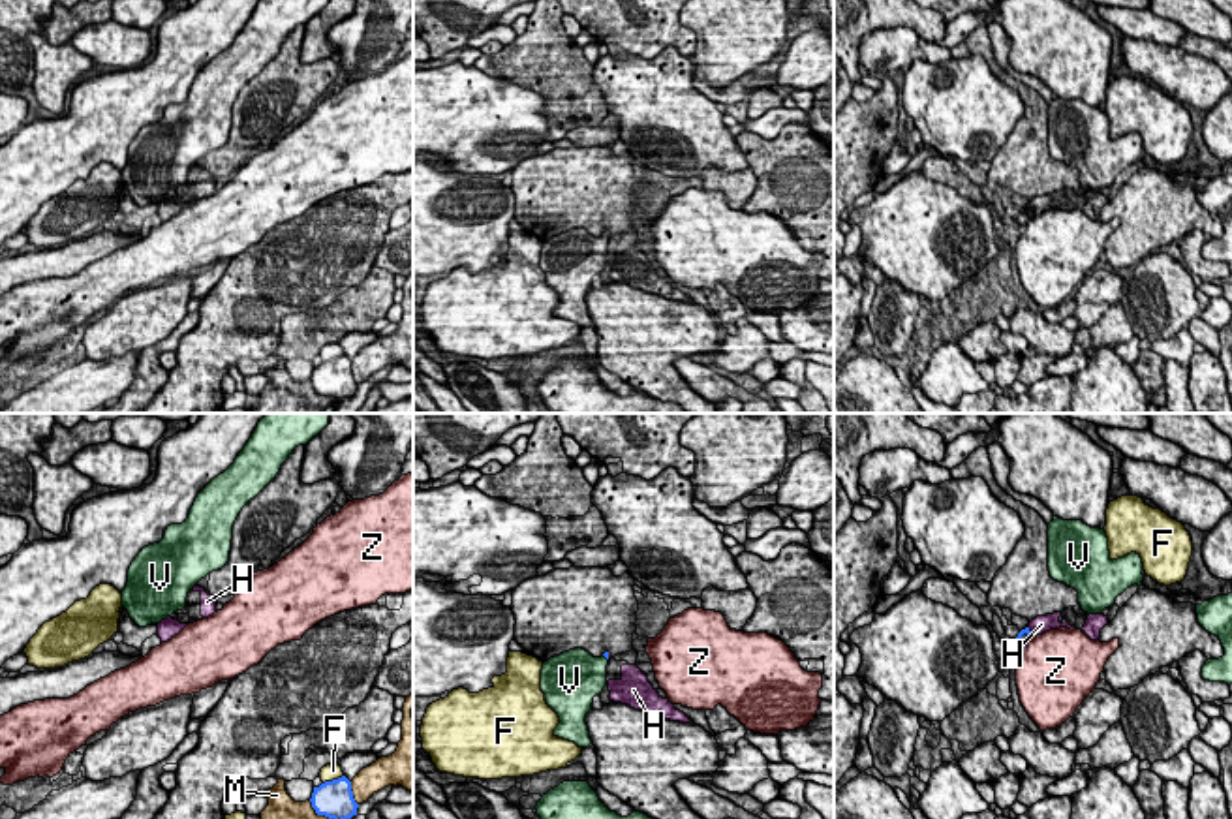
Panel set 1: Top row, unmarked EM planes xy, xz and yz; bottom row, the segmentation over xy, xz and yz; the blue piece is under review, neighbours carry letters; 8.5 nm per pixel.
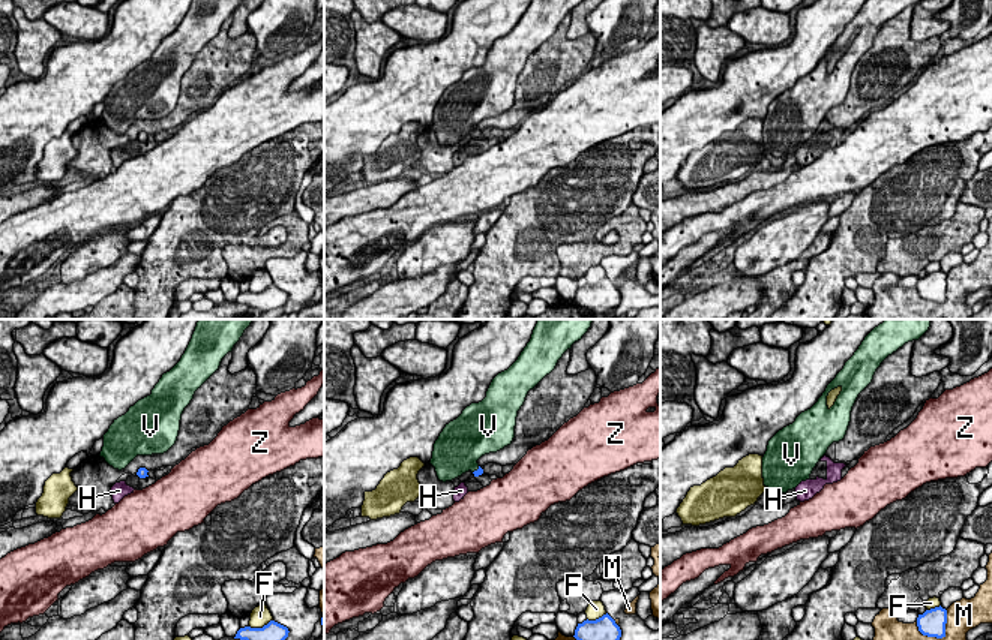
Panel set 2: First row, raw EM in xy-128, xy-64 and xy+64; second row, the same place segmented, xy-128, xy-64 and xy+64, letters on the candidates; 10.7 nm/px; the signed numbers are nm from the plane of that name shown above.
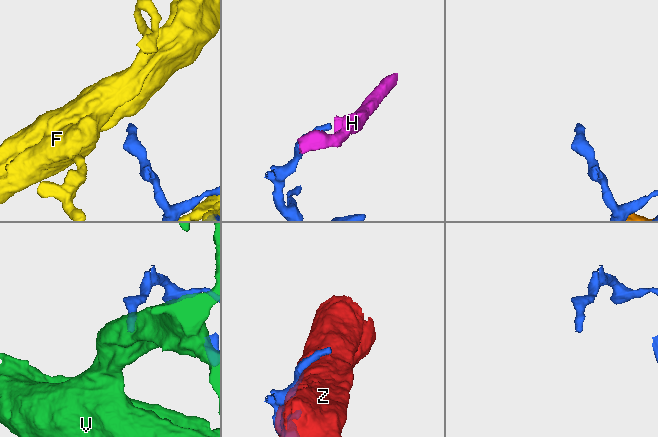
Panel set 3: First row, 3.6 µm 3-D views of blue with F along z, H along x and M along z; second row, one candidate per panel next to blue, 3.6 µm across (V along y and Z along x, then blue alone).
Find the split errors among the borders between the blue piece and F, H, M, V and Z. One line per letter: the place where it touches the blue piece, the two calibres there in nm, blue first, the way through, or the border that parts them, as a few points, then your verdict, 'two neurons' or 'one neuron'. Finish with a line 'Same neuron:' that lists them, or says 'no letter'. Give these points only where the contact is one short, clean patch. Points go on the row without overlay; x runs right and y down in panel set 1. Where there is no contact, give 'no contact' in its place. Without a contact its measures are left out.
F: meets blue in xy at (333, 359); 320 nm thick on the blue side, 140 nm on the other; two neurons
H: meets blue in yz at (1030, 211); 120 nm thick on the blue side, 160 nm on the other; border along yz (1028, 205), (1031, 216); two neurons
M: meets blue in xy at (352, 372); 320 nm thick on the blue side, 240 nm on the other; two neurons
V: meets blue in xz at (605, 235); 50 nm thick on the blue side, 380 nm on the other; runs through xz (605, 233), (605, 235), (583, 254); one neuron
Z: meets blue in yz at (1026, 222); 120 nm thick on the blue side, 480 nm on the other; two neurons
Same neuron: V

